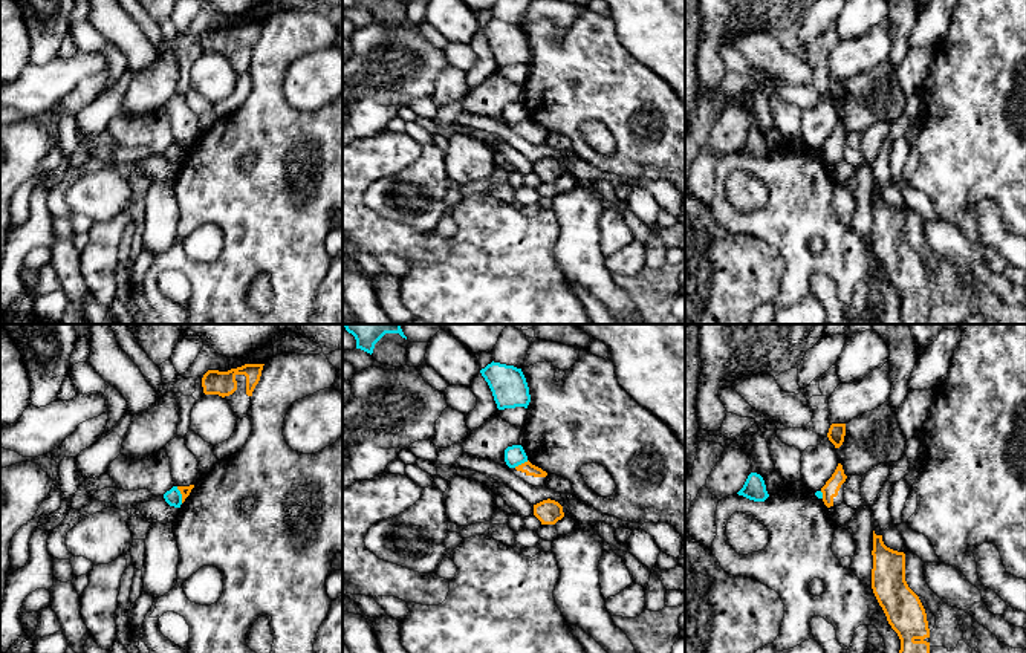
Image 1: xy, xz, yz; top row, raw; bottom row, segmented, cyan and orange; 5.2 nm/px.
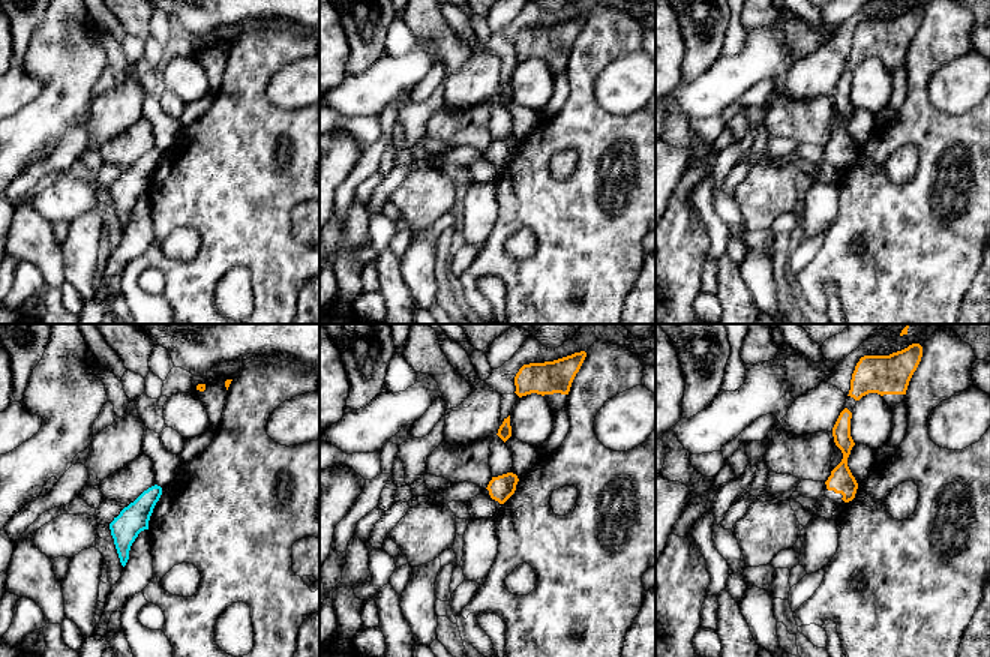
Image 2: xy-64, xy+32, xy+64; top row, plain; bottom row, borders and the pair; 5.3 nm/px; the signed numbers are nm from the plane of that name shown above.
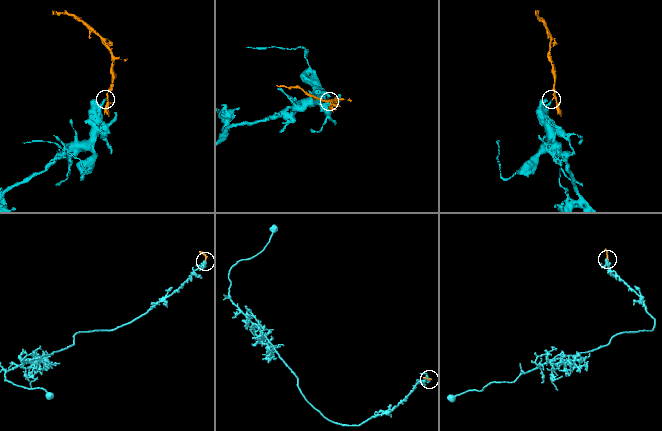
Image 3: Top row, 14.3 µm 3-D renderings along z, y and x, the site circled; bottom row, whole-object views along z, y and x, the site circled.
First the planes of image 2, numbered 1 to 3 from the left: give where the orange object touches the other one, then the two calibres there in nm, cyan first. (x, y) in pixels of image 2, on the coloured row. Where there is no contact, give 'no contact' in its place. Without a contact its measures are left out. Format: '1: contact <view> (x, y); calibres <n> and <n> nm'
1: no contact
2: no contact
3: no contact

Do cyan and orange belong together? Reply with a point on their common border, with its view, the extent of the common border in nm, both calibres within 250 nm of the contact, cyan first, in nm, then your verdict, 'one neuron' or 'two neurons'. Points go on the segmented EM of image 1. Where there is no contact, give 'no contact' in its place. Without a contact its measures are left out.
xy (181, 494) | 90 nm | 90/50 nm | two neurons

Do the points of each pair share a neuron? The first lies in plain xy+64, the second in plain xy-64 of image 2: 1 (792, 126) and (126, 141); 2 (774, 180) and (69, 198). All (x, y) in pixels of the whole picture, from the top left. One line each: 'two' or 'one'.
1: one
2: one

